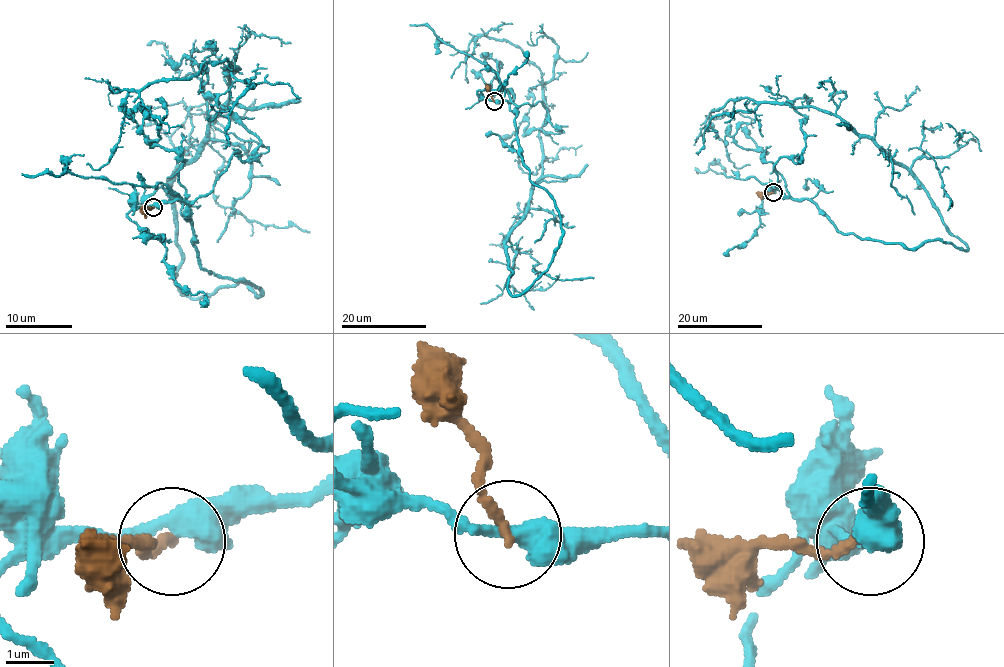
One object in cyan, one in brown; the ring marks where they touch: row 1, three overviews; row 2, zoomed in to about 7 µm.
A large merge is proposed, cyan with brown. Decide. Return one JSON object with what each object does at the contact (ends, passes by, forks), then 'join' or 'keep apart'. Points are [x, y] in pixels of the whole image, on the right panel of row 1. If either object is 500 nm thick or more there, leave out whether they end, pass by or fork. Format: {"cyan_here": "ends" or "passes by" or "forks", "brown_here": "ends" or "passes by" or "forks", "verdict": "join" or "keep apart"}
{"cyan_here": "passes by", "brown_here": "ends", "verdict": "keep apart"}

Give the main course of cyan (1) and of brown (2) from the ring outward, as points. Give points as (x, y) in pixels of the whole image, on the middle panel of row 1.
1: (493, 101), (516, 106), (562, 232), (514, 295), (505, 239), (541, 176), (541, 71), (481, 36), (451, 78)
2: (493, 101), (486, 84)

